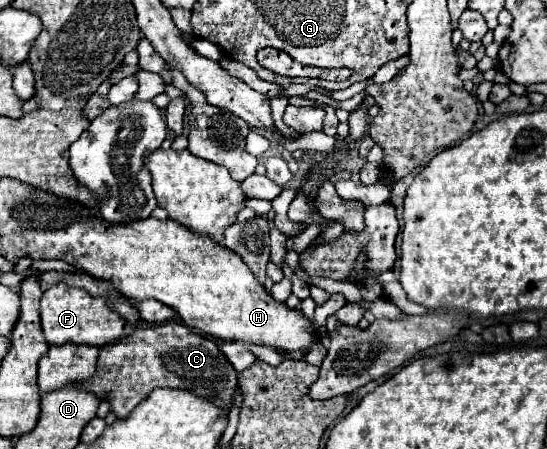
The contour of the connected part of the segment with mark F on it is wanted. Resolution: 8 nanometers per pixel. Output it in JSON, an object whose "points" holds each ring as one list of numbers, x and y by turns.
{"points":[[63,283,53,285,41,297,41,329,49,345,89,345,89,347,103,347,123,337,125,321,117,311,105,307,101,299,93,299,89,293,67,287]]}

